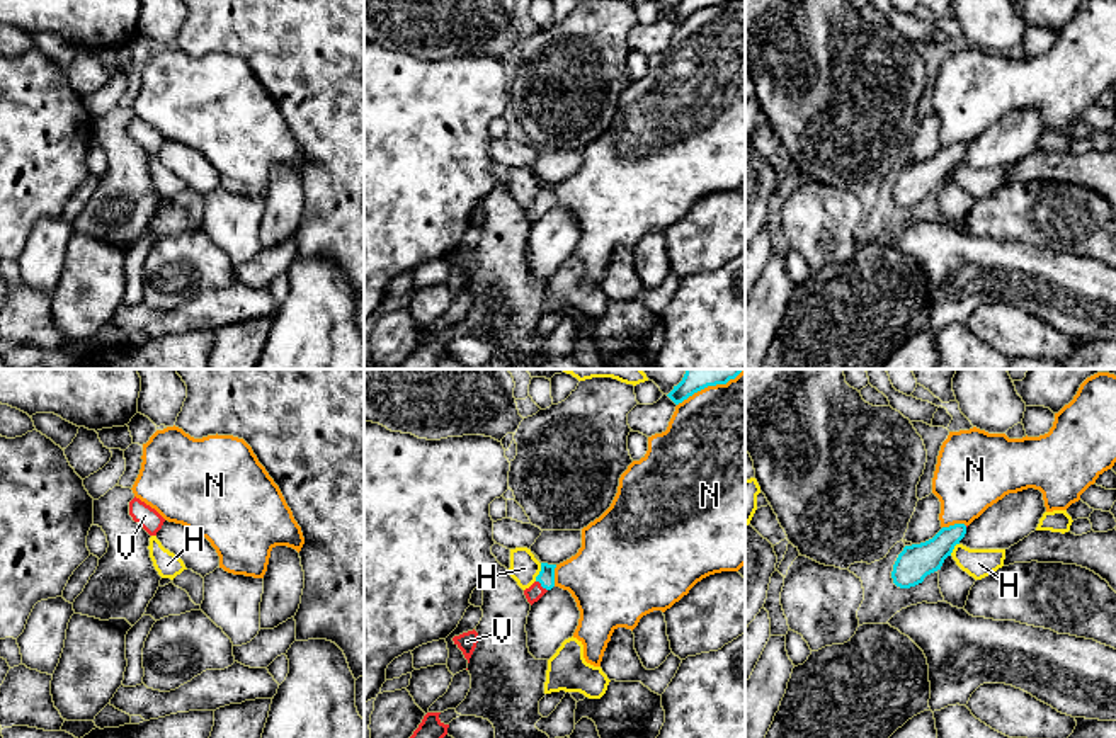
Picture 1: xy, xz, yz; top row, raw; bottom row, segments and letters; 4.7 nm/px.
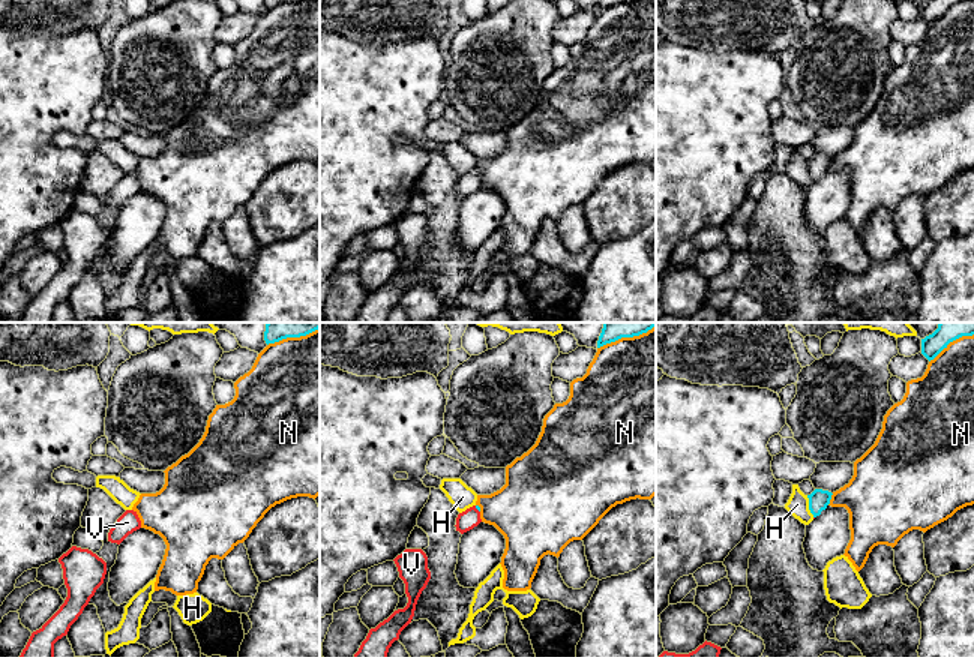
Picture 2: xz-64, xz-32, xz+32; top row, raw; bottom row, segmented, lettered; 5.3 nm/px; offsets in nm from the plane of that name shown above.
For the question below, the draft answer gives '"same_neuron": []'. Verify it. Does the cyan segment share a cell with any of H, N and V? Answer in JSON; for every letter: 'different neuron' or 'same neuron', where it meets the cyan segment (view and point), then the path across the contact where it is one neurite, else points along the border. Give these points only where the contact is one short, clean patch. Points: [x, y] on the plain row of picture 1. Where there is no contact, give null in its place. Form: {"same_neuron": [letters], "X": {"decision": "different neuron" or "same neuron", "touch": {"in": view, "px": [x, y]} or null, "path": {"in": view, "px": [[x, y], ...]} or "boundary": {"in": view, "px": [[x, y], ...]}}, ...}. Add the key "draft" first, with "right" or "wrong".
{"draft": "wrong", "same_neuron": ["V"], "H": {"decision": "different neuron", "touch": {"in": "xz", "px": [540, 191]}}, "N": {"decision": "different neuron", "touch": {"in": "yz", "px": [955, 143]}}, "V": {"decision": "same neuron", "touch": {"in": "xz", "px": [541, 204]}, "path": {"in": "xz", "px": [[546, 194], [541, 204], [535, 211]]}}}

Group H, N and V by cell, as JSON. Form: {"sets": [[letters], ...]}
{"sets": [["H"], ["N"], ["V"]]}

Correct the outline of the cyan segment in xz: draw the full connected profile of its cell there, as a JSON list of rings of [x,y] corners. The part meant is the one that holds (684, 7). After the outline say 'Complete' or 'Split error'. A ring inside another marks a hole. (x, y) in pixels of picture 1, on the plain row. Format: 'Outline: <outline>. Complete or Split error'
Outline: [[[680,0],[674,9],[667,14],[675,24],[682,22],[694,12],[716,3],[726,3],[728,0]]]. Complete

